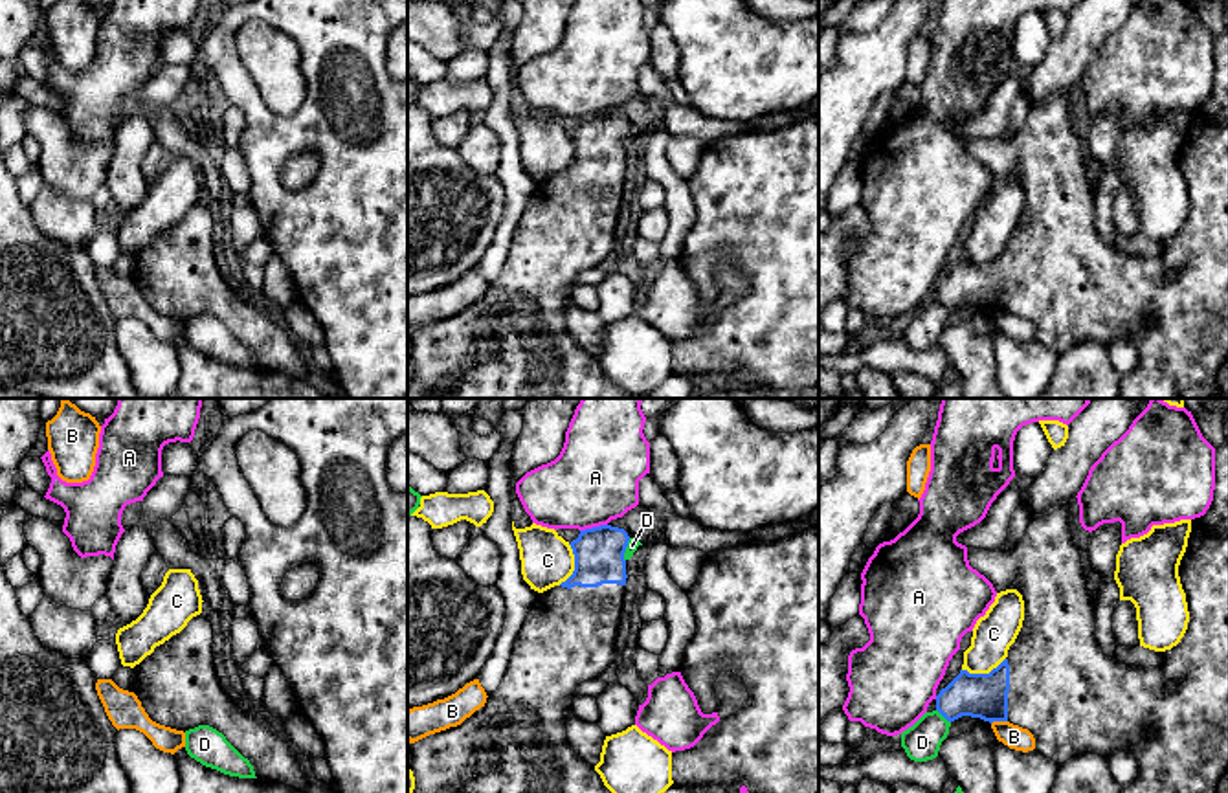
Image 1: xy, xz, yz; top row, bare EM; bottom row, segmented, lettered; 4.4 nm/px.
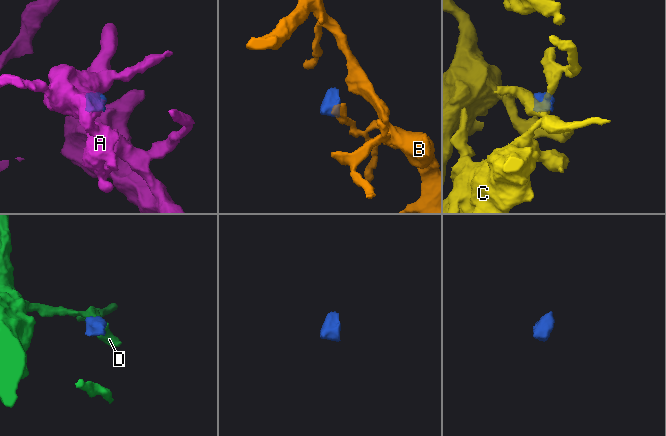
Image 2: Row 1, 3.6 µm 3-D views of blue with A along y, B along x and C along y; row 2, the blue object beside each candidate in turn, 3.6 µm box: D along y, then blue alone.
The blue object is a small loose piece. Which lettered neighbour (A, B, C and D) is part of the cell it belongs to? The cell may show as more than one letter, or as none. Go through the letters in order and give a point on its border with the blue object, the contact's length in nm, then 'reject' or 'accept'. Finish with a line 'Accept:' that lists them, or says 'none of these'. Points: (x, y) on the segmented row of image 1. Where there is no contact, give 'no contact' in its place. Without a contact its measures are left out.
A: xz (593, 527) | 120 nm | reject
B: yz (999, 720) | 70 nm | reject
C: xz (575, 566) | 190 nm | reject
D: xz (625, 549) | 110 nm | reject
Accept: none of these

